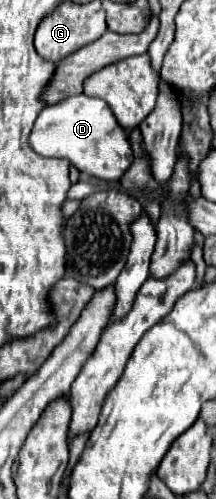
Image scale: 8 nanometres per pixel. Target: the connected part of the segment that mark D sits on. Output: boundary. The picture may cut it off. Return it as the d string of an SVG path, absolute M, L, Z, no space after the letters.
M86 94L70 96L58 104L46 106L34 122L30 146L40 156L66 158L82 174L108 182L118 182L130 168L130 158L134 158L130 154L130 142L126 142L126 130L122 130L118 122L114 122L114 114L108 104Z

